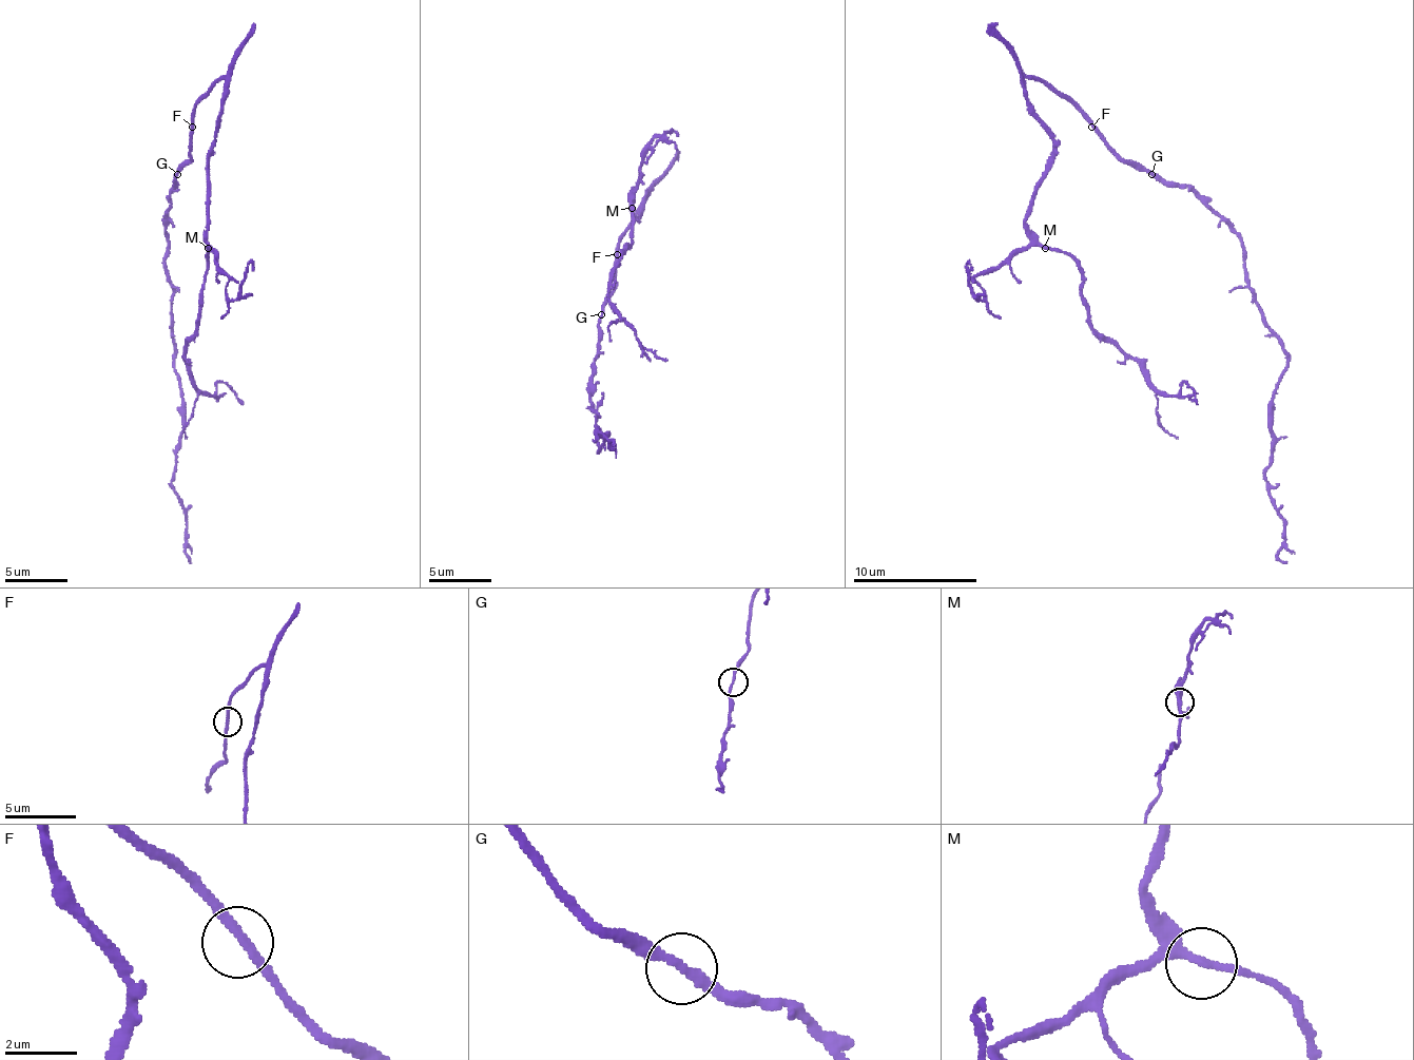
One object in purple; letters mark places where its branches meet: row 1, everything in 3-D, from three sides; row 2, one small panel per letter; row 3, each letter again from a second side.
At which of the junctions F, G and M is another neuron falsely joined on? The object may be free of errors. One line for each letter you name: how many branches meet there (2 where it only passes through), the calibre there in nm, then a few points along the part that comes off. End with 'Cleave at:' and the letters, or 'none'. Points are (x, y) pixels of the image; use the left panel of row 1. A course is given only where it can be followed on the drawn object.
Cleave at: none

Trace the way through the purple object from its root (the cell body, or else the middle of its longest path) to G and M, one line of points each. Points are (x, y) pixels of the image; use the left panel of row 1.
G: (192, 123), (189, 160), (176, 173)
M: (192, 123), (195, 104), (224, 79), (226, 98), (208, 160), (208, 248)

